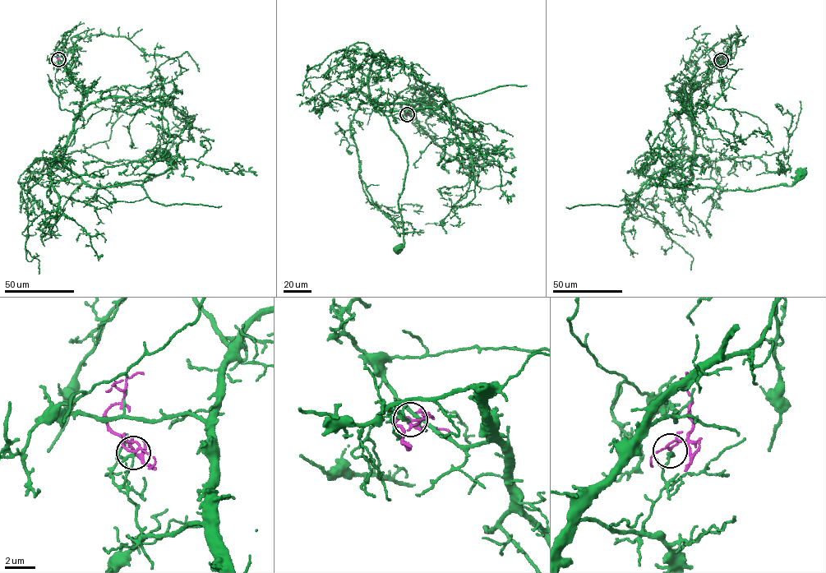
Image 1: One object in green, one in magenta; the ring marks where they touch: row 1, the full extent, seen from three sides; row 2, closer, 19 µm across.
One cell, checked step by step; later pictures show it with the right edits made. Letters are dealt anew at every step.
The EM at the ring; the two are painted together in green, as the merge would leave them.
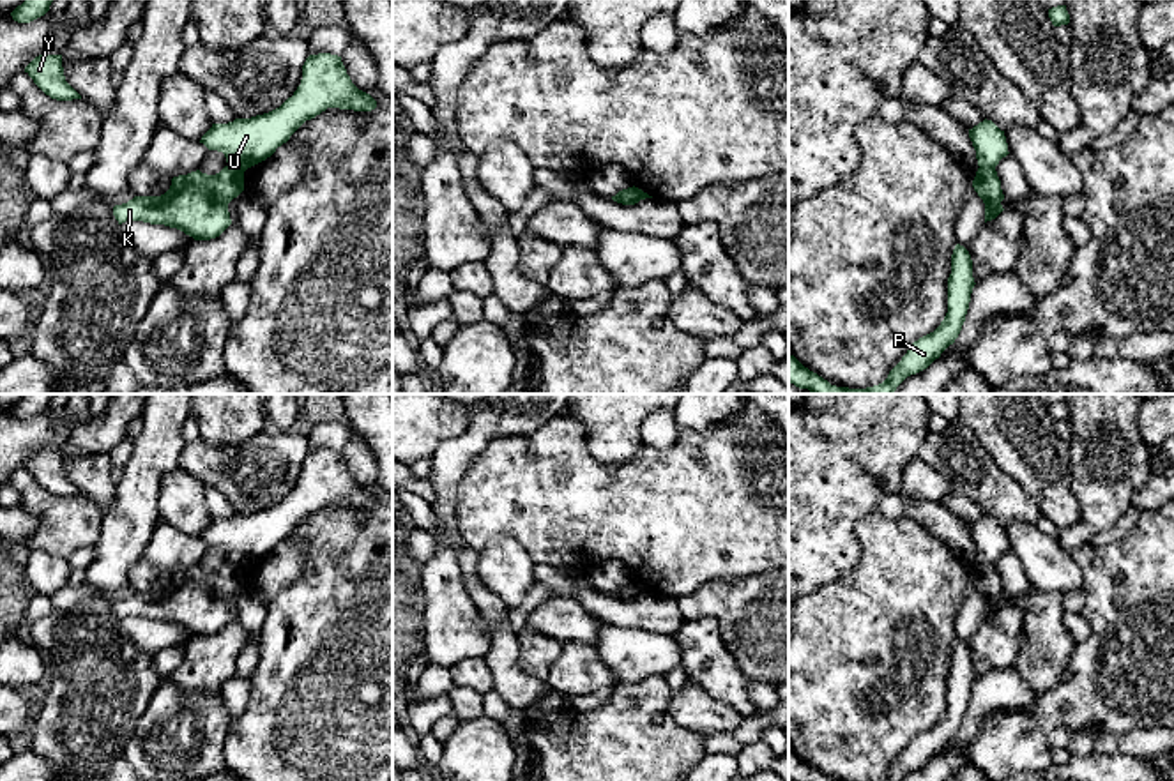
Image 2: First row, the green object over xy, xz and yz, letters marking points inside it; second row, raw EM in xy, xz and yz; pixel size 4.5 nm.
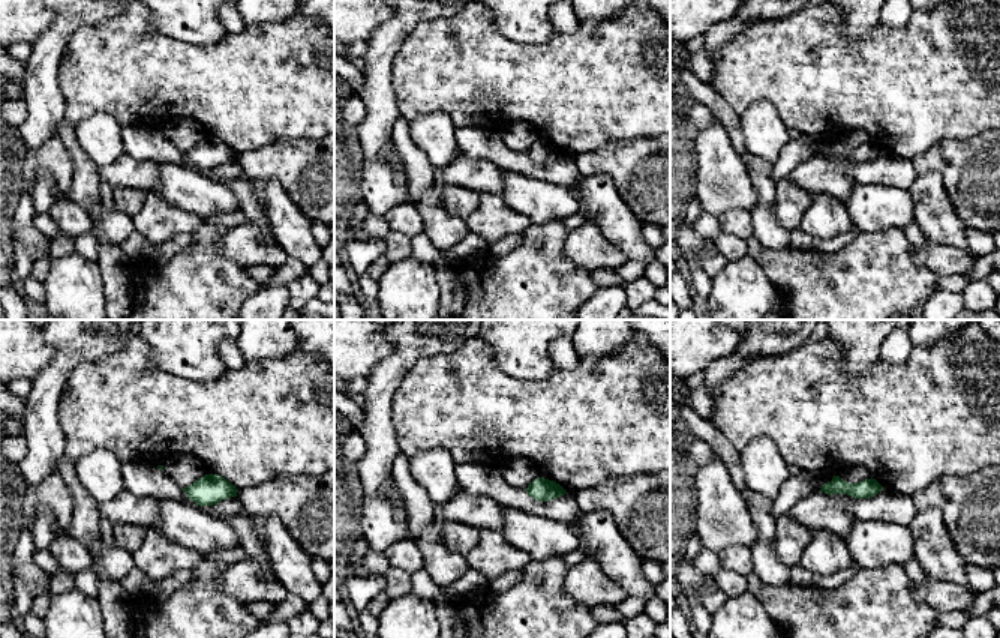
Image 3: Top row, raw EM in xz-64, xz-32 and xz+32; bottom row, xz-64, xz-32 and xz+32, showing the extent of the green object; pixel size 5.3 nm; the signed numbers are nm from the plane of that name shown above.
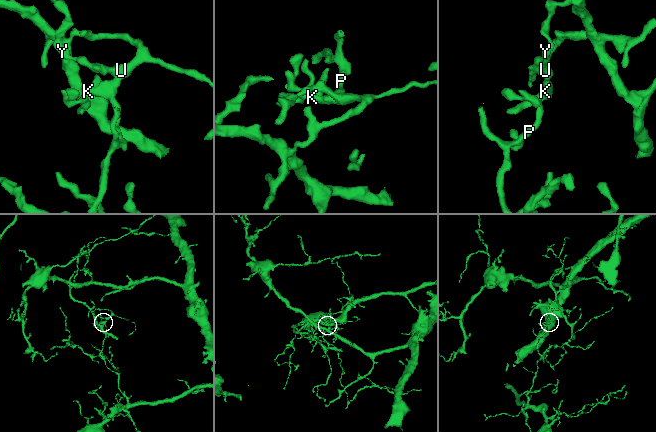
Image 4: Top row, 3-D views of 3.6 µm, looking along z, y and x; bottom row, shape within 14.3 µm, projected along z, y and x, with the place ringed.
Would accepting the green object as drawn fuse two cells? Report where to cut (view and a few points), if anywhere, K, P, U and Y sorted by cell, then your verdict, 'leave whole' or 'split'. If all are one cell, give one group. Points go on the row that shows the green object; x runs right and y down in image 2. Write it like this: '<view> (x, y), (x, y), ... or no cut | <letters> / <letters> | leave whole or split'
xz (632, 188), (632, 200), (628, 204) | K P / U Y | split

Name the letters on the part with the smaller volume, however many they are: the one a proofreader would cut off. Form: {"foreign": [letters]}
{"foreign": ["U", "Y"]}

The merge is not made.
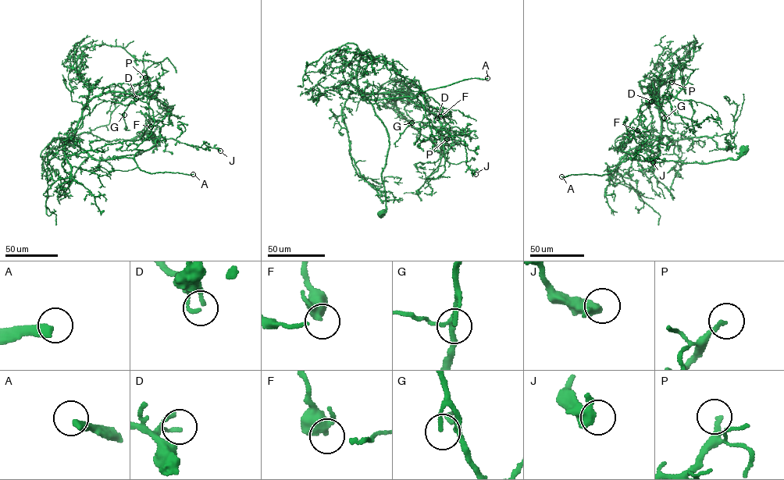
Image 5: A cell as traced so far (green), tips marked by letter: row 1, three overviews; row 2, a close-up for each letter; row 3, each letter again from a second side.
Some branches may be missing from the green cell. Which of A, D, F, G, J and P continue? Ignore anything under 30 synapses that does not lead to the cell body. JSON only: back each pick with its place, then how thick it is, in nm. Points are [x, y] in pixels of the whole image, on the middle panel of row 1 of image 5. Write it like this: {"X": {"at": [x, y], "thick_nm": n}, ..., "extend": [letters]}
{"A": {"at": [487, 78], "thick_nm": 360}, "P": {"at": [447, 139], "thick_nm": 190}, "extend": ["A", "P"]}

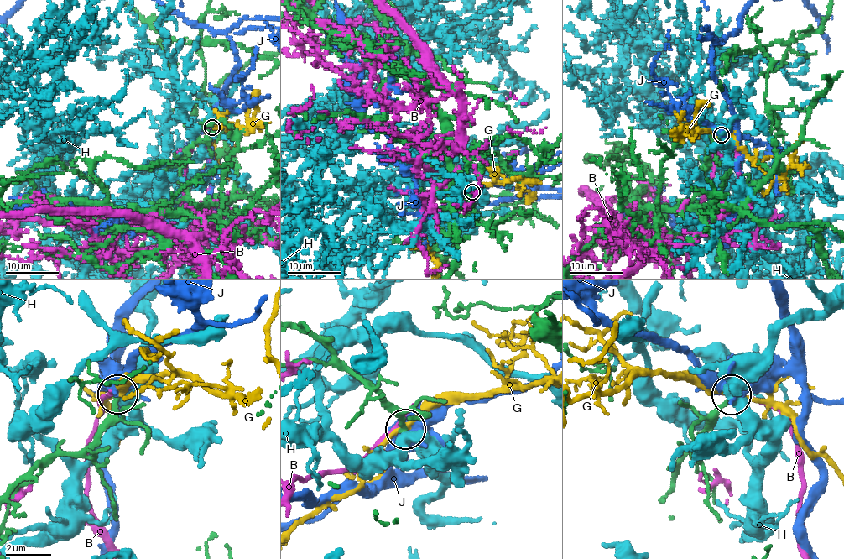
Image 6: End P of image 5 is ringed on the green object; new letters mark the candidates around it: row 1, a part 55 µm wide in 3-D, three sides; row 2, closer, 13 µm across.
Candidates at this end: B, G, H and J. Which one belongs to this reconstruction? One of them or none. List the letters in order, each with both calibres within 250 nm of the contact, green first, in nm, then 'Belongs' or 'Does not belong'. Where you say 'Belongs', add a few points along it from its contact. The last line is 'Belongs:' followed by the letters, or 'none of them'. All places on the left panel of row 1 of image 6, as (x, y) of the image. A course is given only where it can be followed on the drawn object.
B: Thickness 190 nm (green) against 160 nm. Does not belong
G: Thickness 200 nm (green) against 200 nm. Does not belong
H: Thickness 200 nm (green) against 480 nm. Does not belong
J: Thickness 200 nm (green) against 500 nm. Does not belong
Belongs: none of them

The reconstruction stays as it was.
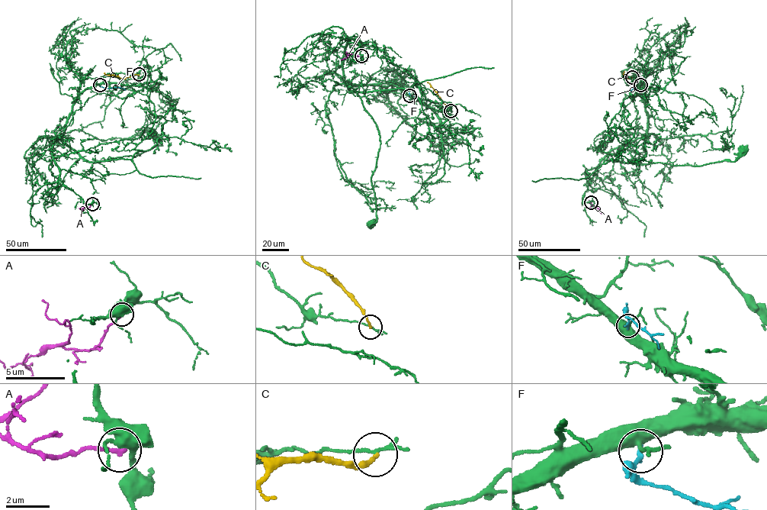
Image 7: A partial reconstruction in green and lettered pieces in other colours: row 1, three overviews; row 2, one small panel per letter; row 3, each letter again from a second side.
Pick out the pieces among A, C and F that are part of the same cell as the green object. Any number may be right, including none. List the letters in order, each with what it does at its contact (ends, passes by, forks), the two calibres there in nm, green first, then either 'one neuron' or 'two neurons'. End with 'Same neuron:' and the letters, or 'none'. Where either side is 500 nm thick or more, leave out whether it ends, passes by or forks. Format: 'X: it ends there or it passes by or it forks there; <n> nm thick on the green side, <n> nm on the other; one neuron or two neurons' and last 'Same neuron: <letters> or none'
A: it ends there; 400 nm thick on the green side, 190 nm on the other; two neurons
C: it ends there; 120 nm thick on the green side, 190 nm on the other; two neurons
F: it ends there; 340 nm thick on the green side, 200 nm on the other; two neurons
Same neuron: none

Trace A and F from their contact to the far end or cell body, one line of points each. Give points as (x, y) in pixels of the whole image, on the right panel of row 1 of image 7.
A: (591, 202), (601, 214)
F: (640, 85), (630, 91)

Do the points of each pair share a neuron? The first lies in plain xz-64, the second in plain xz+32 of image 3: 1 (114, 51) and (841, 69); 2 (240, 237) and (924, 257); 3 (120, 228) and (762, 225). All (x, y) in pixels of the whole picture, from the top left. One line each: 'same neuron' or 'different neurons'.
1: same neuron
2: same neuron
3: same neuron

